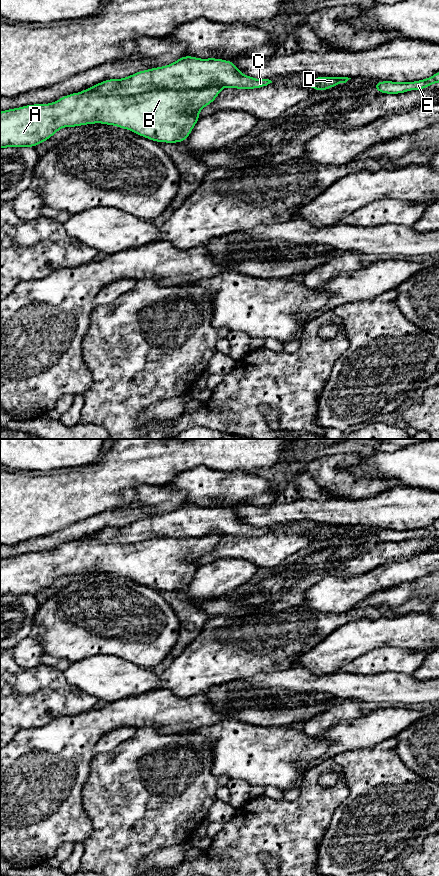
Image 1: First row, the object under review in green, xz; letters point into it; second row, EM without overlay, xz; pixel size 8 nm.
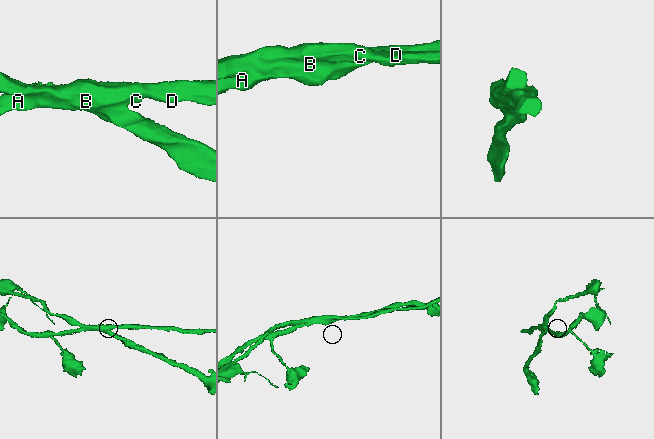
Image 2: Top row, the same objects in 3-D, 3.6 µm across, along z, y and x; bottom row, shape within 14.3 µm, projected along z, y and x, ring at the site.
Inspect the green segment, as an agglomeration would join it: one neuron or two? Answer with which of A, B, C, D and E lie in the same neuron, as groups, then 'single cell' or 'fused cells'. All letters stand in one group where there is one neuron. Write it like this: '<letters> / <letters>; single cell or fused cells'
A B / C D E; fused cells

